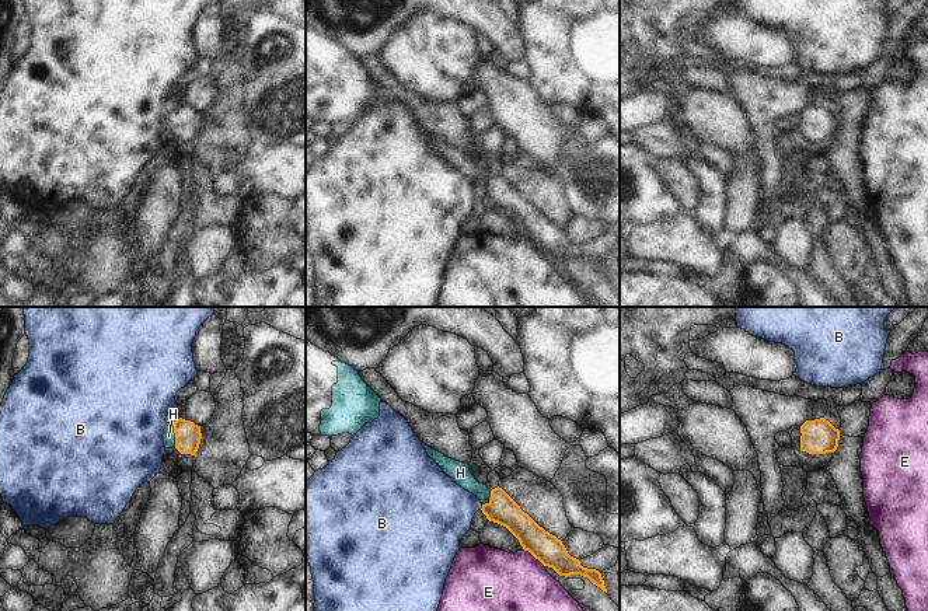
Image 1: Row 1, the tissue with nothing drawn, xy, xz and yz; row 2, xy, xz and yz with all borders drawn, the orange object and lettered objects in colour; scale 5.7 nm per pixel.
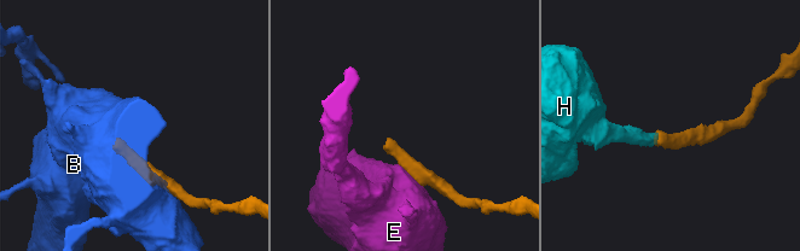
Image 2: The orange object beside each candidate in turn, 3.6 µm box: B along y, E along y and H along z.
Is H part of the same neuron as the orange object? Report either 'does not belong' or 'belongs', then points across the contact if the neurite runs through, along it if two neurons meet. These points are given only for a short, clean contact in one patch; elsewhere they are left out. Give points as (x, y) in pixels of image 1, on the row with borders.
belongs | across xy (188, 435), (175, 435), (168, 436)

